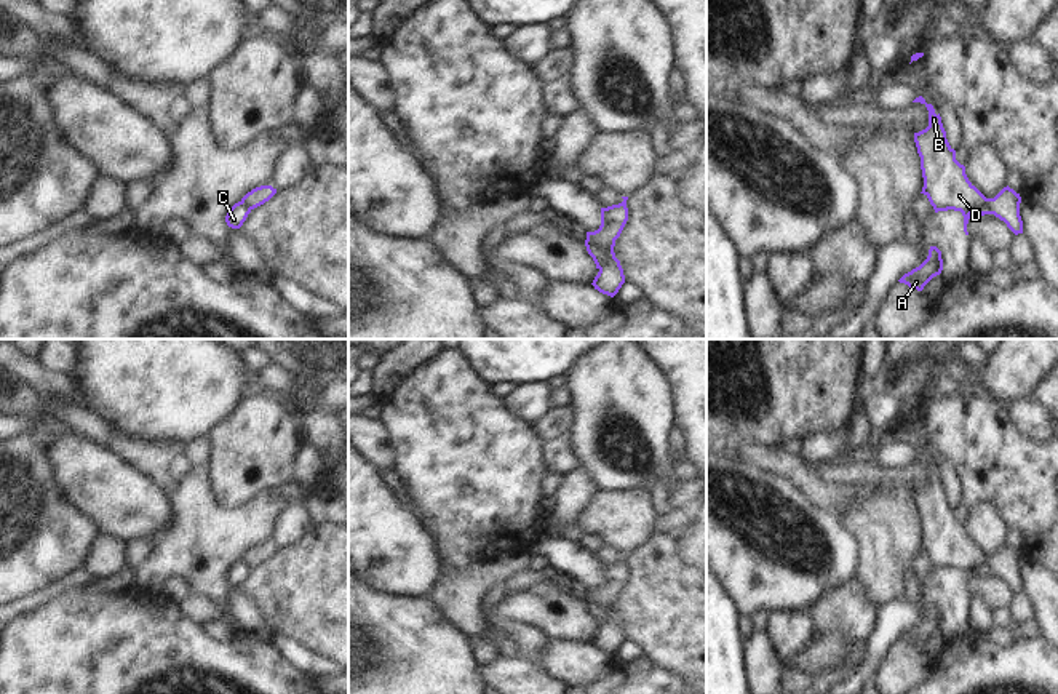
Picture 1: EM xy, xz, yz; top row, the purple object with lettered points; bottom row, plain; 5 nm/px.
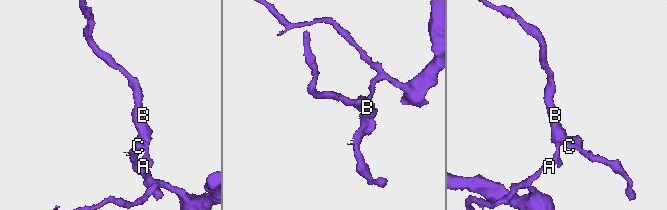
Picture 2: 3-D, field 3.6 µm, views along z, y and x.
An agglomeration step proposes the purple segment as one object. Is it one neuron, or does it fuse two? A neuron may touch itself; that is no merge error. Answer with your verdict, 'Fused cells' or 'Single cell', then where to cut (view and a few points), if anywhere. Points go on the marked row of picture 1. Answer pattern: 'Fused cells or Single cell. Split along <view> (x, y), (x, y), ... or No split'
Fused cells. Split along xz (587, 239), (606, 256), (606, 263), (600, 269)

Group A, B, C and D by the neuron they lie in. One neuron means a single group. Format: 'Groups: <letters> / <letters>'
Groups: A B D / C

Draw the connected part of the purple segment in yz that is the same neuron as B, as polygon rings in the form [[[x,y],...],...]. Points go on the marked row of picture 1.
[[[922,96],[913,102],[921,102],[929,110],[929,126],[914,133],[914,142],[924,177],[921,193],[929,198],[935,213],[948,209],[973,213],[988,206],[1015,235],[1023,233],[1020,193],[1007,185],[994,198],[986,198],[969,181],[965,166],[956,160],[956,150],[946,139],[940,114],[937,115],[933,106],[927,104]]]

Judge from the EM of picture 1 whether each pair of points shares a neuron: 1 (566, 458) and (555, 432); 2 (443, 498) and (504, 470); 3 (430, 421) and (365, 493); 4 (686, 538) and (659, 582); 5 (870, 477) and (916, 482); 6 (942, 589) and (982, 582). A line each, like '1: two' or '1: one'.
1: one
2: one
3: two
4: two
5: one
6: two

